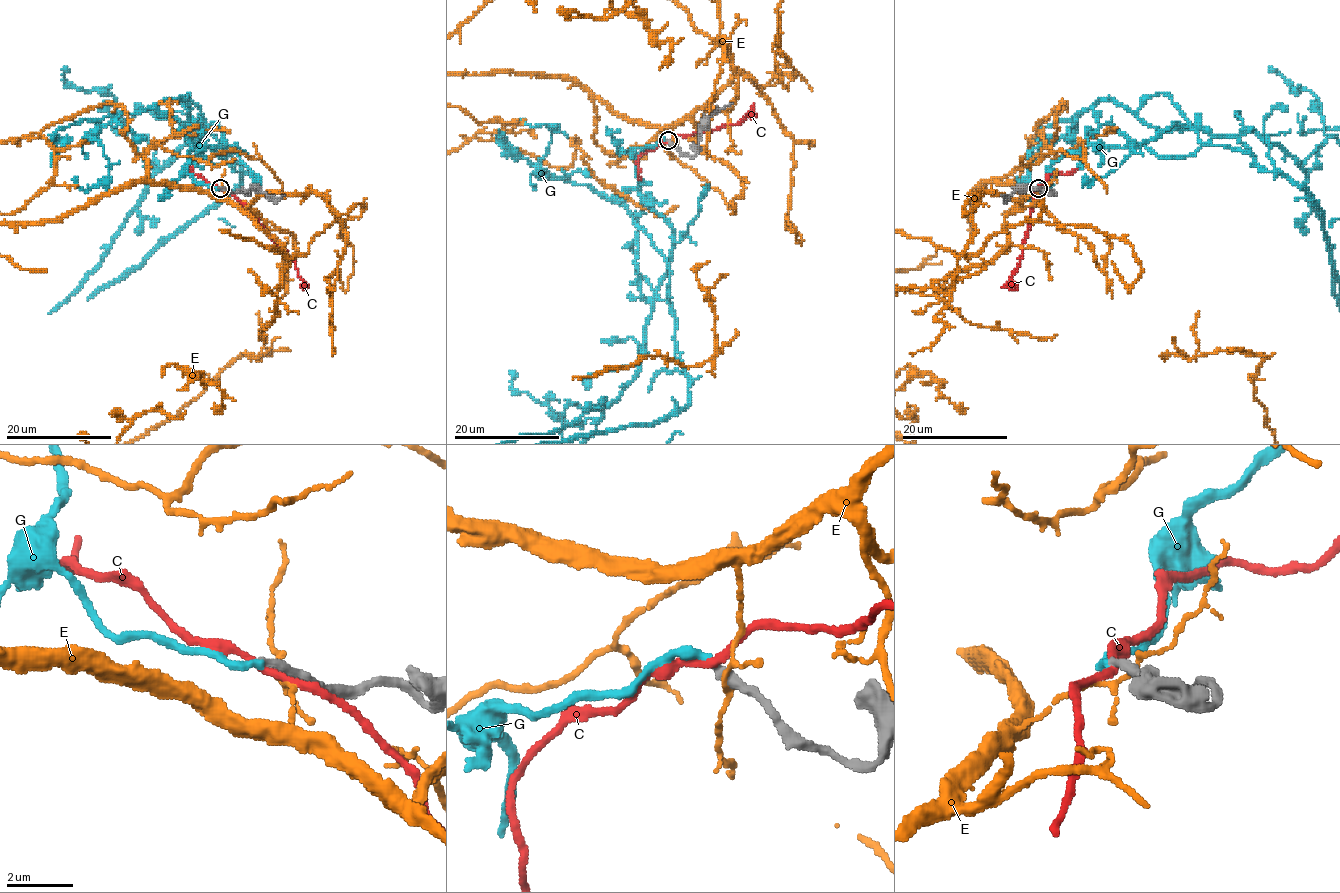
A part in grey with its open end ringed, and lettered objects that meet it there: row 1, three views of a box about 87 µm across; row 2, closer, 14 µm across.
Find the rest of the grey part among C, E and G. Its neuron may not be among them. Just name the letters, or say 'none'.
G

